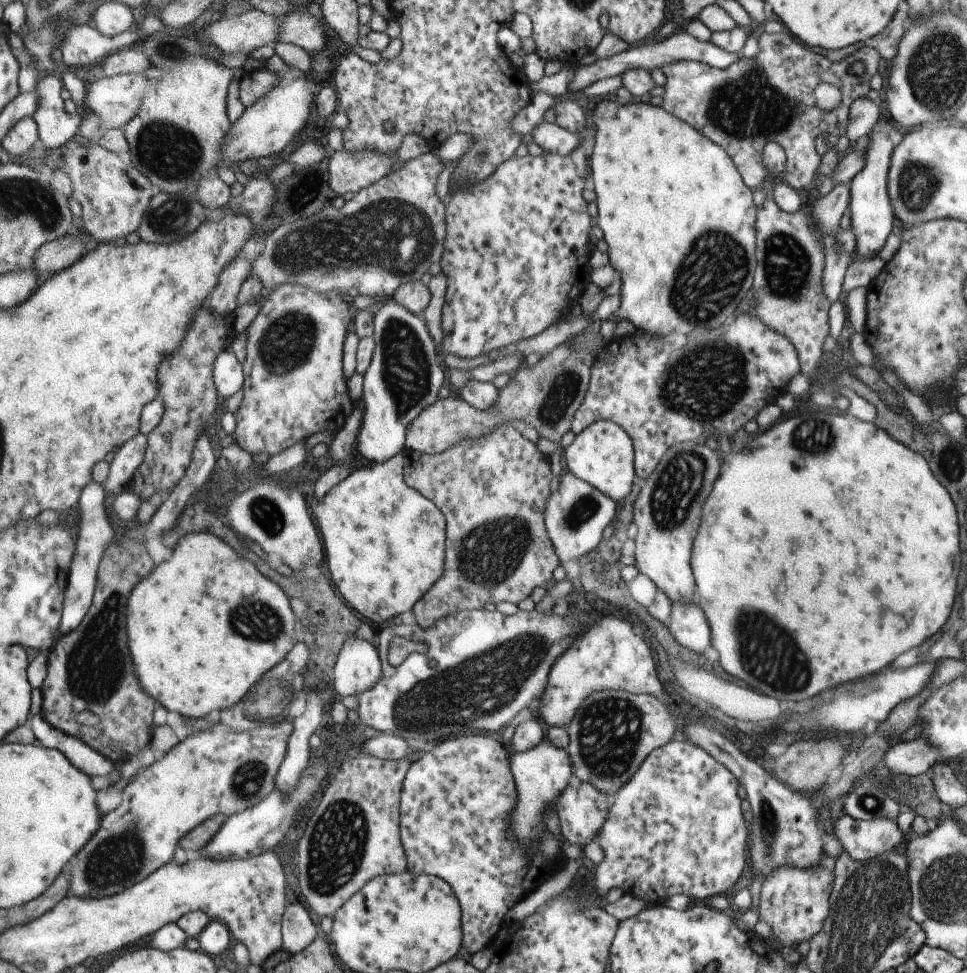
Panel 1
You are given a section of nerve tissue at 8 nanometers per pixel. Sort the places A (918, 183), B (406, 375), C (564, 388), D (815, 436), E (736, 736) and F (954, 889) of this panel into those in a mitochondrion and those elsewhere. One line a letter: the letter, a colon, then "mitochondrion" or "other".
A: mitochondrion
B: mitochondrion
C: mitochondrion
D: mitochondrion
E: other
F: mitochondrion

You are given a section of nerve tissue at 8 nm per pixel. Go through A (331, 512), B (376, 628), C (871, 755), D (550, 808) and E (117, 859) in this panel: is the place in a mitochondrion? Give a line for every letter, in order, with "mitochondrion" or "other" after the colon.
A: other
B: other
C: other
D: other
E: mitochondrion

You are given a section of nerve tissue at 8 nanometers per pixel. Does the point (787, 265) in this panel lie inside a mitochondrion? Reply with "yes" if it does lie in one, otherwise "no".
yes

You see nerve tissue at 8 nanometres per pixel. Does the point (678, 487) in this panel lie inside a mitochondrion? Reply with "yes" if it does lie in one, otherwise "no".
yes

